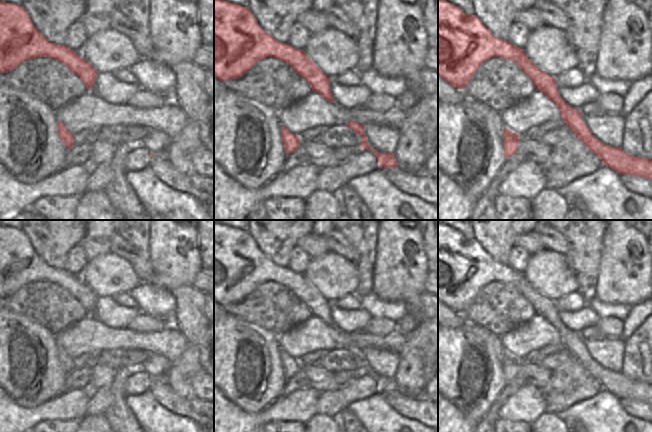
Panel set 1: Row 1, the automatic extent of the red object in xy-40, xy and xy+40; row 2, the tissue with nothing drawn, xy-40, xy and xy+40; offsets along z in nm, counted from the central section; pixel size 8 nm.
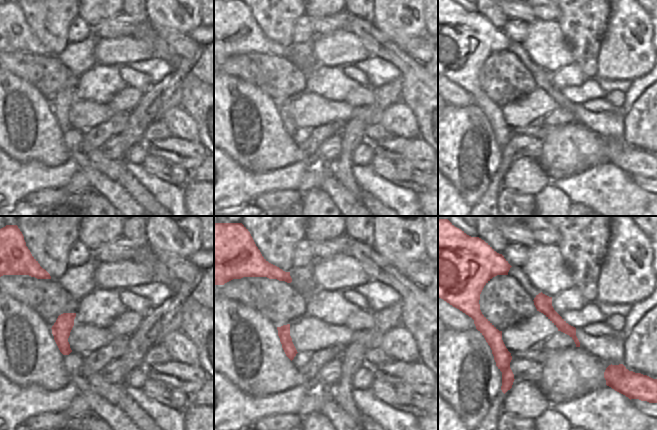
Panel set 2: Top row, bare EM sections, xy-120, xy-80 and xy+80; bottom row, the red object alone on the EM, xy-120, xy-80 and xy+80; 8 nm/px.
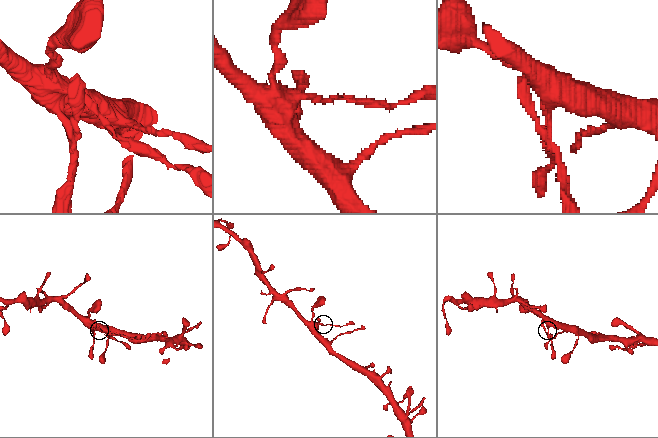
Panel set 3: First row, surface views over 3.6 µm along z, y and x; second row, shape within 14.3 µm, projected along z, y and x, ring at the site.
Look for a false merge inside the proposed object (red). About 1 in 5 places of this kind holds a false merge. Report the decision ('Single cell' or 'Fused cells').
Fused cells

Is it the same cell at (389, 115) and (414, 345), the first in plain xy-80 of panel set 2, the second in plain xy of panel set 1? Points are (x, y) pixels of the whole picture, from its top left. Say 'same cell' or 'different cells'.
different cells

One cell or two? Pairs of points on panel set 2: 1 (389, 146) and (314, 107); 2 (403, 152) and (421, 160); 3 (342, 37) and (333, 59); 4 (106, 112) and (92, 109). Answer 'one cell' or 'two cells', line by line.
1: two cells
2: one cell
3: one cell
4: one cell

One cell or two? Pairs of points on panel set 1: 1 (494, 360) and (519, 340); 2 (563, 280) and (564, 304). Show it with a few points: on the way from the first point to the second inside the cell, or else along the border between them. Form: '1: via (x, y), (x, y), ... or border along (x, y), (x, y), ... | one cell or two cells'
1: border along (499, 337), (502, 348), (505, 351) | two cells
2: border along (577, 290), (565, 294), (555, 302) | two cells

